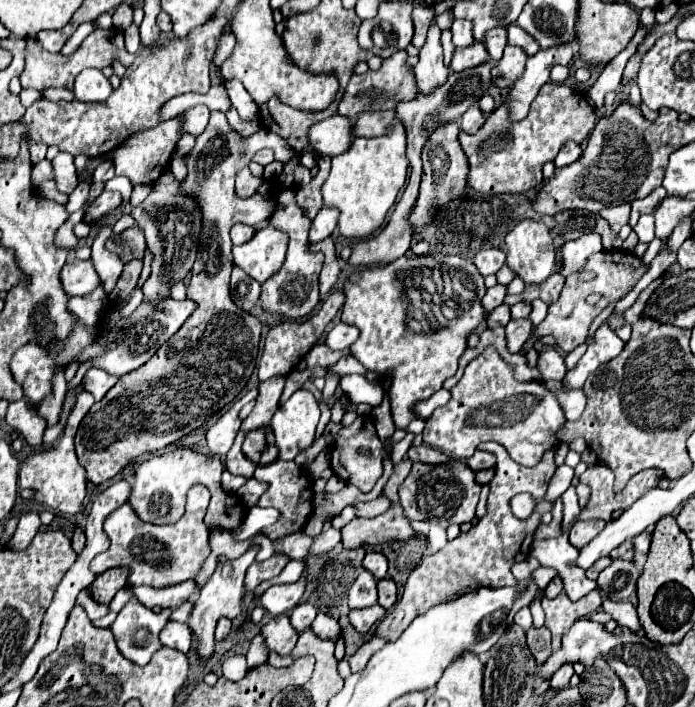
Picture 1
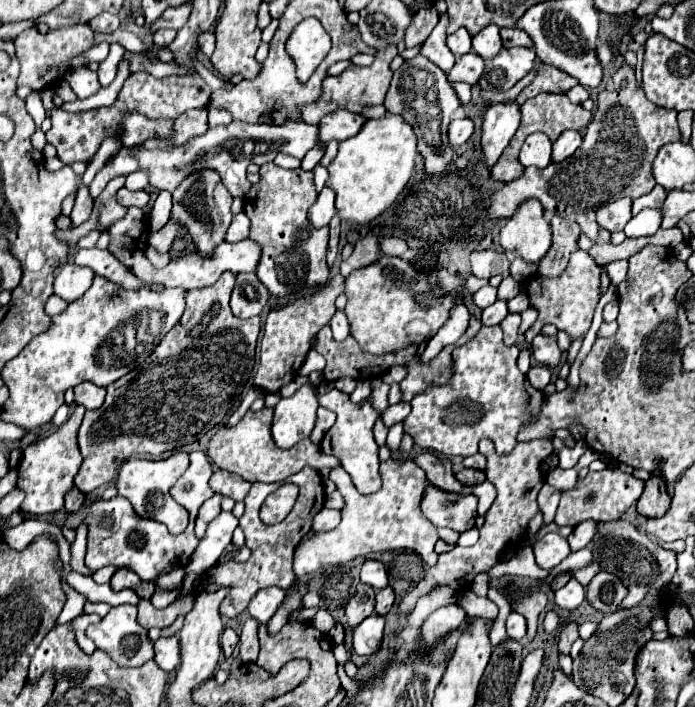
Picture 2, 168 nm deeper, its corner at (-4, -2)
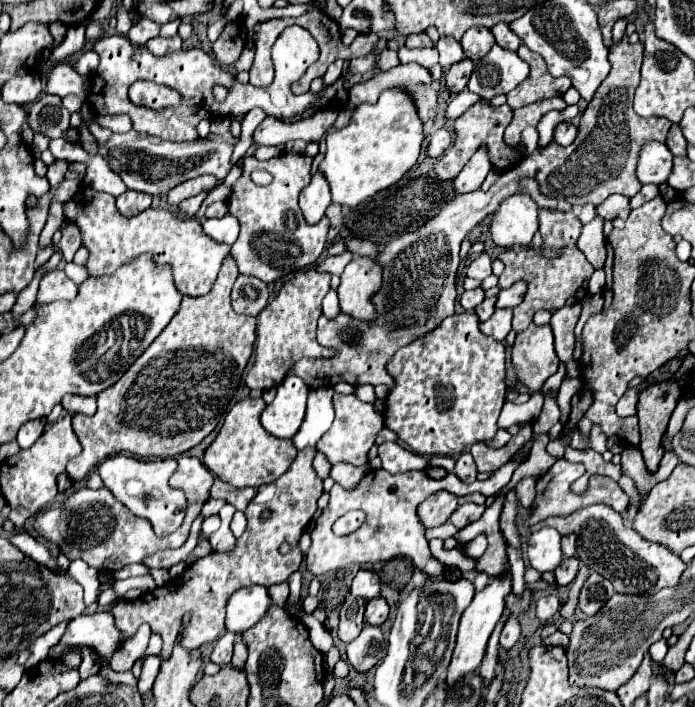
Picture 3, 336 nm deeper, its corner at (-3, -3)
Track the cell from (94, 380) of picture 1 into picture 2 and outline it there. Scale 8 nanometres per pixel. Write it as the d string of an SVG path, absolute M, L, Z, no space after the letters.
M82 381L80 385L74 387L74 401L78 405L84 405L86 409L98 409L104 403L106 397L106 389L102 389L100 385L92 383L92 381Z

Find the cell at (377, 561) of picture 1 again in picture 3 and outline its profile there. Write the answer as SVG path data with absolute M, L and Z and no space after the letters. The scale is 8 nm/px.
M359 570L359 574L353 578L353 584L349 588L351 596L373 600L379 596L379 576L369 570Z

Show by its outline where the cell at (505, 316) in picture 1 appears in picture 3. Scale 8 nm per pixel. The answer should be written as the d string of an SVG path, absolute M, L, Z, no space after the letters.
M491 296L491 298L485 298L477 308L475 308L475 314L479 316L479 320L483 322L483 320L487 320L493 312L495 312L495 296Z

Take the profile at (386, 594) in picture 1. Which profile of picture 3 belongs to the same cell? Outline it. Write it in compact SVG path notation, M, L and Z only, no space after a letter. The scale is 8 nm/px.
M383 598L369 600L365 606L365 622L371 626L381 626L387 620L387 614L389 614L389 606Z

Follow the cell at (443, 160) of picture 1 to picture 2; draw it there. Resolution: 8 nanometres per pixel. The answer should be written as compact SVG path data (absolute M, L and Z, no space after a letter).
M424 55L408 59L398 71L394 71L390 85L390 113L406 117L406 123L412 125L416 133L416 149L424 157L426 175L446 173L454 161L454 149L448 143L448 123L452 121L452 113L462 107L454 85L446 79L446 73Z

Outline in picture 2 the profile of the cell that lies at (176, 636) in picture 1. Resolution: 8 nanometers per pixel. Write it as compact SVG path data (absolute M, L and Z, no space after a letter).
M176 635L172 637L160 637L154 643L154 661L160 665L164 671L174 671L180 663L180 639Z

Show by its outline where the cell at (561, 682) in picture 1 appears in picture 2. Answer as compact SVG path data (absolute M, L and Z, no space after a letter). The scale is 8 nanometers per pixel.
M578 623L564 625L562 631L560 631L560 653L562 655L570 655L570 647L578 637L580 637L578 635Z

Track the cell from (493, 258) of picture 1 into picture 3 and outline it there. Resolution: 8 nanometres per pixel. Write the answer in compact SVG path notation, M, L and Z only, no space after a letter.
M483 252L479 254L469 266L467 266L467 276L475 278L475 280L485 280L487 276L491 276L491 258Z

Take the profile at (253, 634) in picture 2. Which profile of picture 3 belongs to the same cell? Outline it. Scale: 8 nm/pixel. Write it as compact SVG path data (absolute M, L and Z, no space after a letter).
M237 636L237 638L235 638L235 652L233 652L231 664L233 664L235 668L243 668L245 660L247 660L247 648L245 648L245 644L243 644L241 636Z

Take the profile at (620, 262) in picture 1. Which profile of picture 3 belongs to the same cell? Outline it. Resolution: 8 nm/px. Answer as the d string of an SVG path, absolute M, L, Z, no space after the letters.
M527 246L527 248L519 248L519 250L509 248L509 250L503 250L497 256L505 264L503 274L499 276L499 286L501 288L509 288L517 280L525 280L529 284L529 290L527 290L523 302L513 308L513 330L515 332L525 330L531 324L533 314L541 308L545 308L549 312L555 312L555 310L567 306L567 304L581 302L587 294L587 280L595 270L575 246L573 248L563 248L561 256L551 258L551 260L541 256L541 254L543 254L543 248L535 250L535 248Z

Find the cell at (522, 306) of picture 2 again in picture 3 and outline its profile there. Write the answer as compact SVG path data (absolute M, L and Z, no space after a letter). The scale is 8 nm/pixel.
M523 280L515 282L511 288L501 288L497 296L497 308L515 308L523 302L523 296L527 292L527 284Z

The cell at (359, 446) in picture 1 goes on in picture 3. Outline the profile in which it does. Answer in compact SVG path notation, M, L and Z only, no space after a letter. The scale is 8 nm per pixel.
M333 394L333 406L335 406L335 420L327 434L321 436L317 450L325 454L325 458L331 464L337 462L347 462L353 466L365 466L367 464L367 452L375 444L377 432L383 428L383 416L381 412L367 402L361 402L357 396L349 394Z

